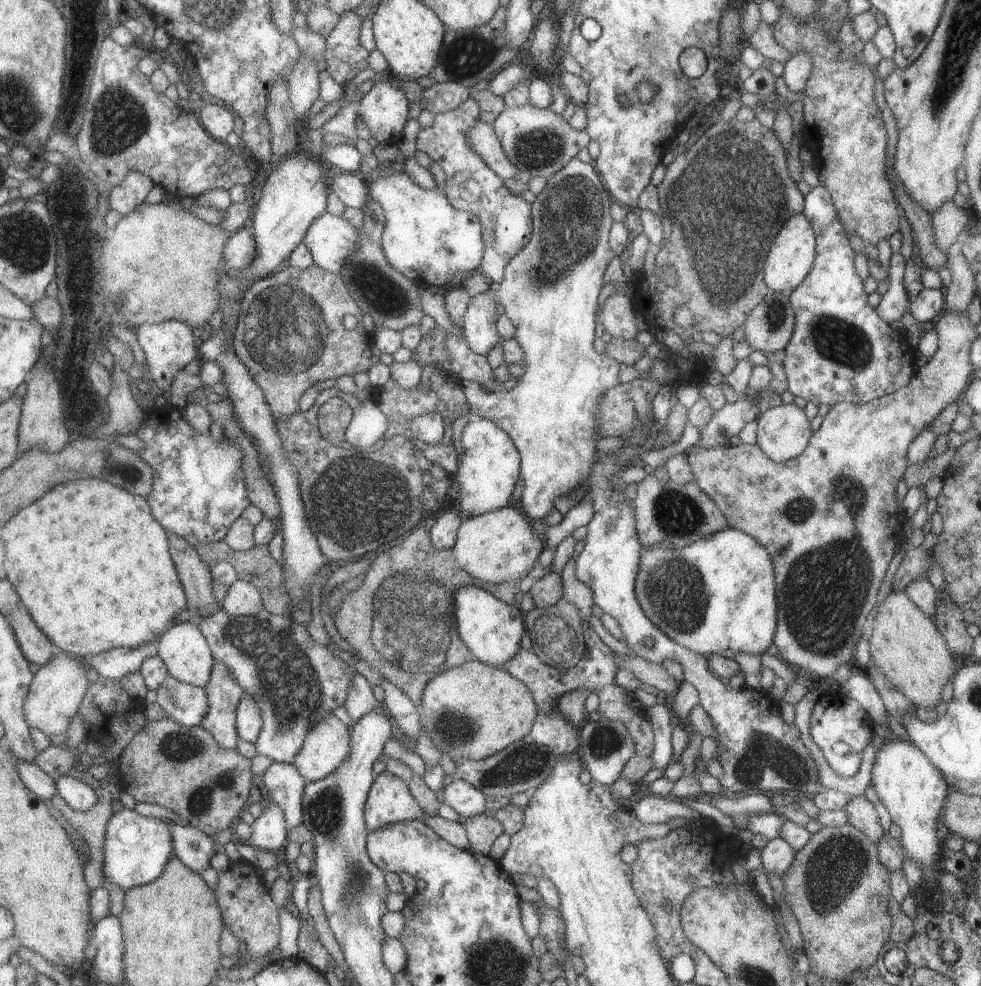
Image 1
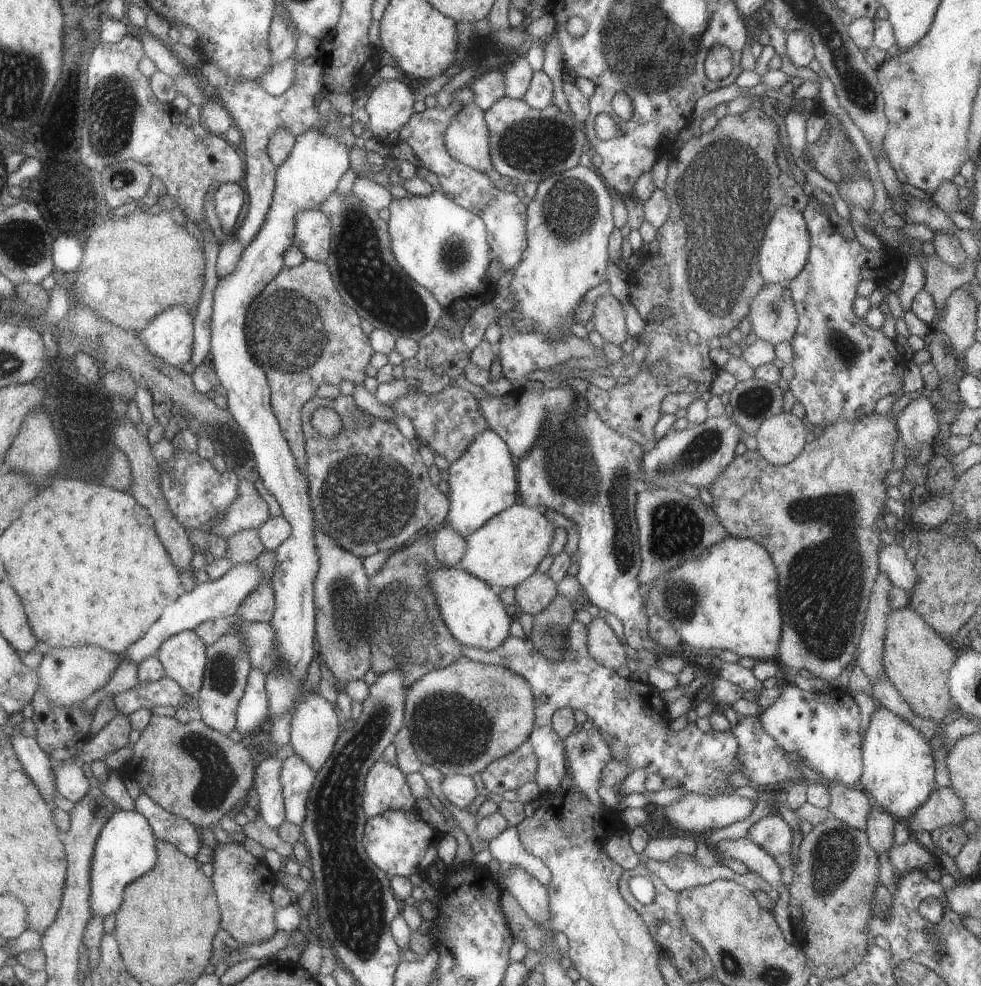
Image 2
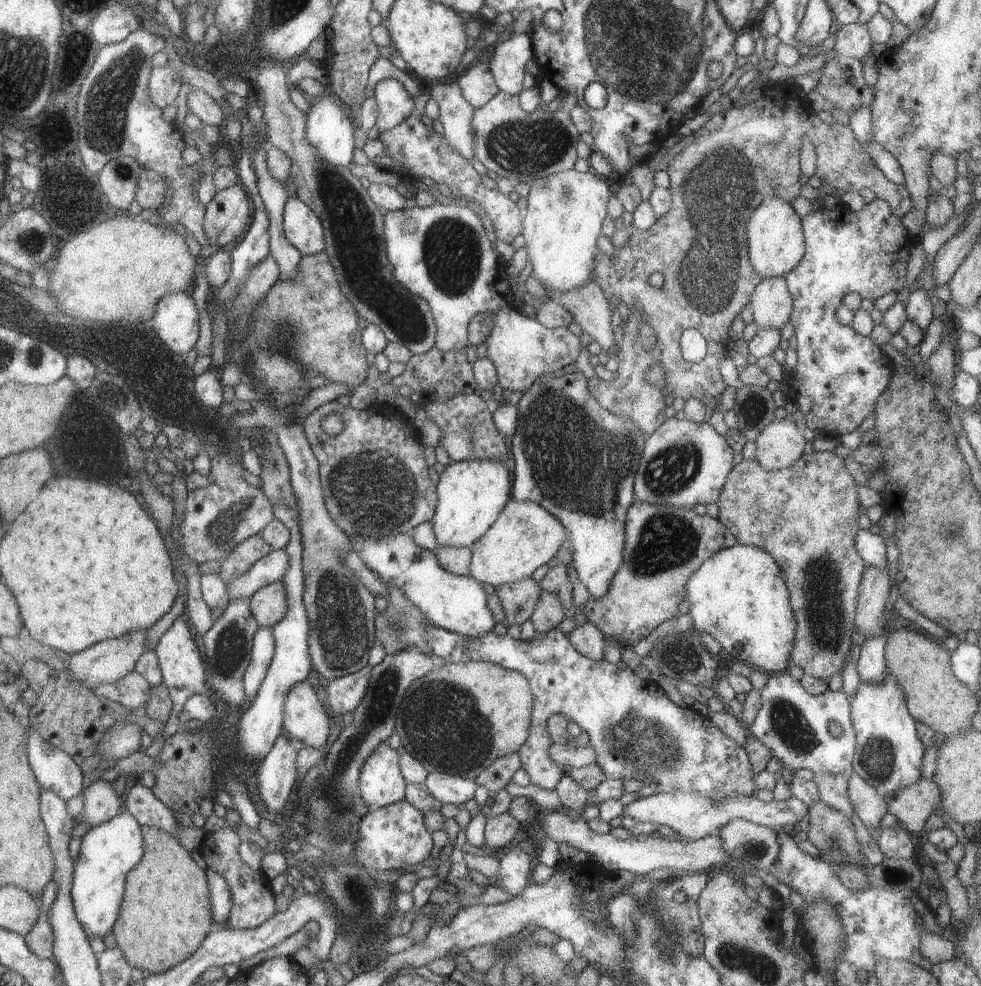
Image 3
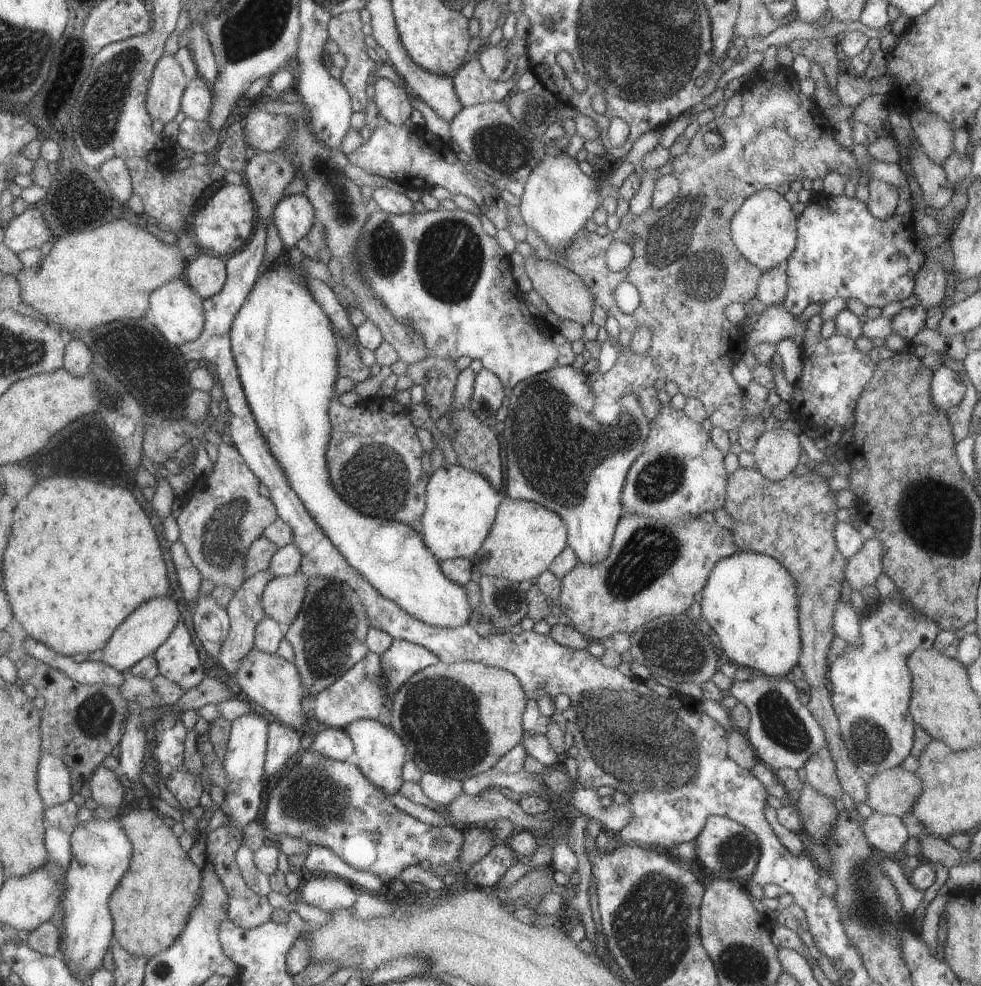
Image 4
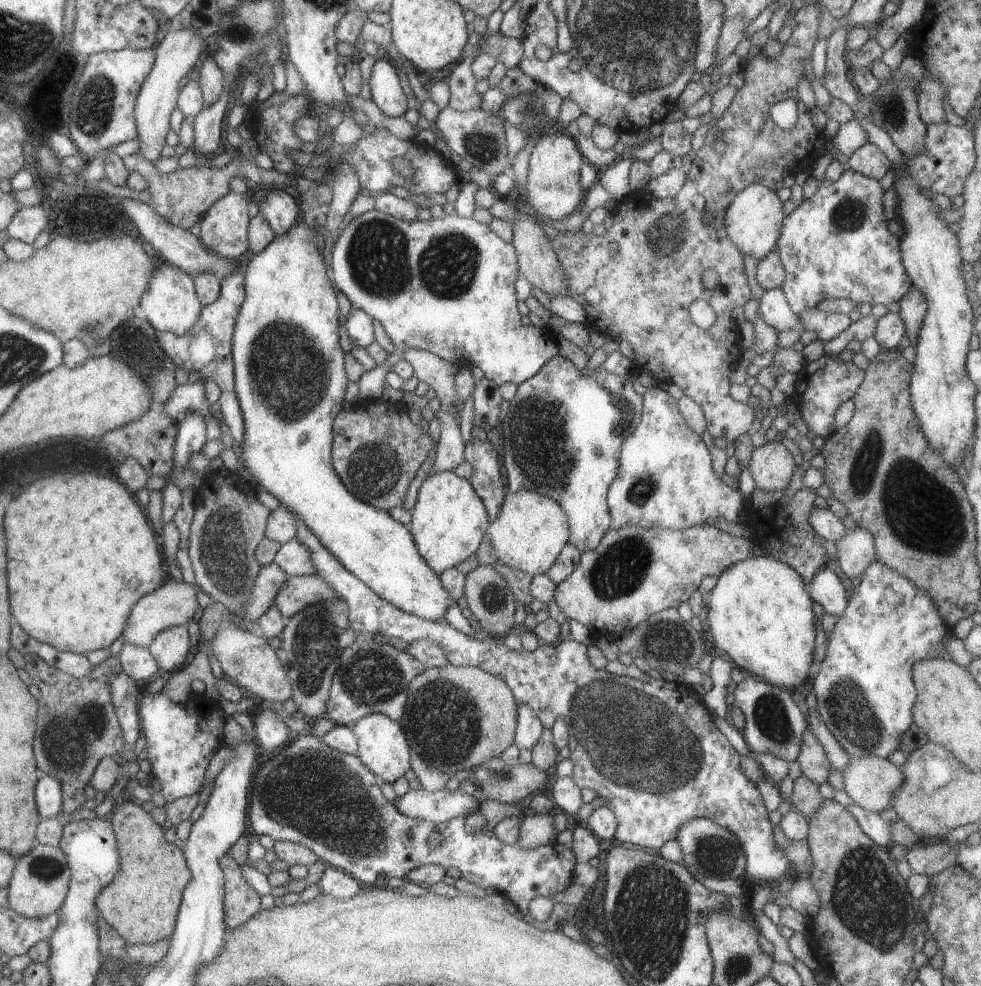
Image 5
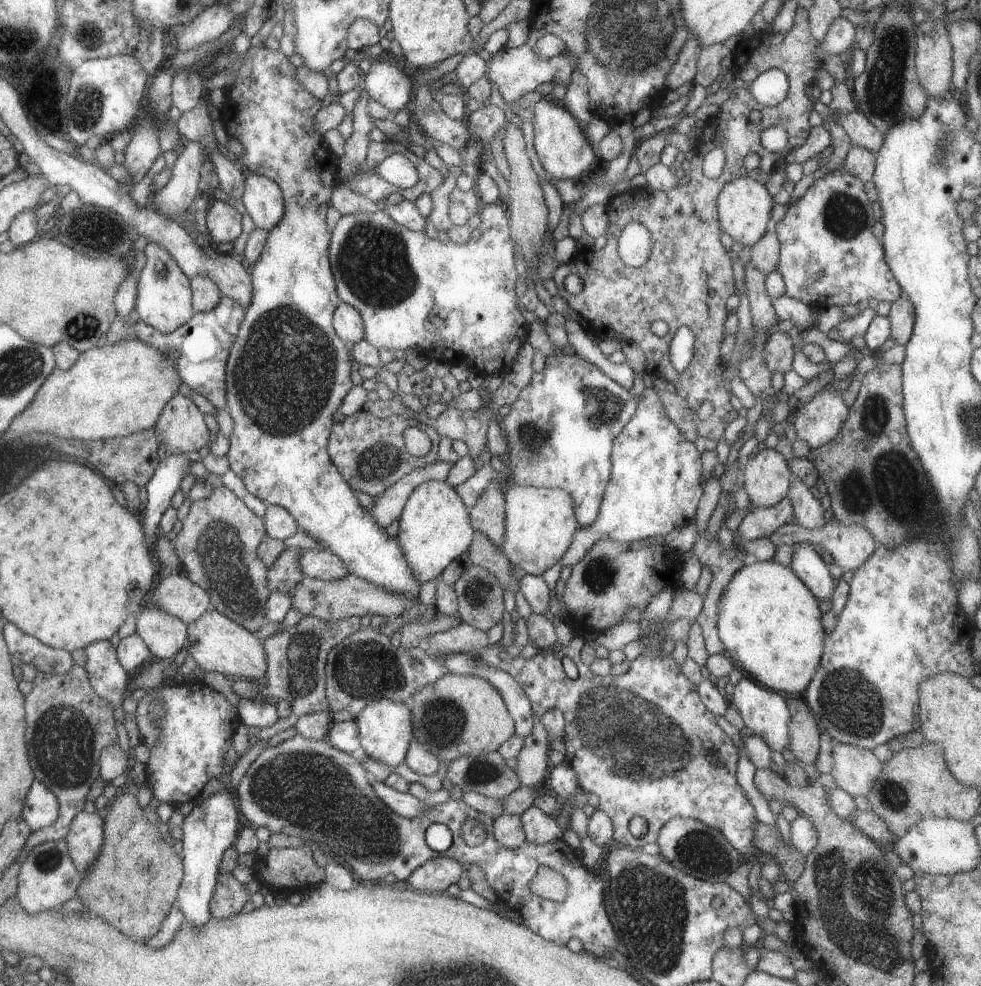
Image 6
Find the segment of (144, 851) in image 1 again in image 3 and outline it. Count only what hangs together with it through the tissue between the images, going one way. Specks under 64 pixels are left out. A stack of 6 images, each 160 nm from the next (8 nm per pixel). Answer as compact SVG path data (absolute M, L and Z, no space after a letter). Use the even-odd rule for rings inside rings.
M126 811L117 814L108 822L88 830L81 837L77 863L72 868L70 896L77 922L86 936L103 938L112 931L117 920L117 908L121 904L123 885L127 872L139 864L143 856L143 836L141 825Z

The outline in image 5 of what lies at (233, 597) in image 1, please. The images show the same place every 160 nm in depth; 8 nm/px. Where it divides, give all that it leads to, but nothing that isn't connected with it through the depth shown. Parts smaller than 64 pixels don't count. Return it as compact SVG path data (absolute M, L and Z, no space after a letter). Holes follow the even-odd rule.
M293 575L277 590L272 605L285 620L303 611L307 604L327 602L338 596L333 588L315 575Z

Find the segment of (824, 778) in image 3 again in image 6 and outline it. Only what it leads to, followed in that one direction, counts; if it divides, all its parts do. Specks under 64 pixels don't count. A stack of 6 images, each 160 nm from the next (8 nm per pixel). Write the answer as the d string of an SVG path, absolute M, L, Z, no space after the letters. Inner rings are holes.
M801 698L785 699L788 720L788 749L796 761L811 764L819 752L820 728L811 709Z

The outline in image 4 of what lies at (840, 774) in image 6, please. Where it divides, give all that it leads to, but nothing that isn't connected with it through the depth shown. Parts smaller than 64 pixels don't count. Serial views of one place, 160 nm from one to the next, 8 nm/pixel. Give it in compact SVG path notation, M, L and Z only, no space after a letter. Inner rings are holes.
M895 766L886 771L878 771L873 778L866 780L865 790L865 805L871 810L901 818L904 813L911 812L911 806L923 790L923 784L919 776Z

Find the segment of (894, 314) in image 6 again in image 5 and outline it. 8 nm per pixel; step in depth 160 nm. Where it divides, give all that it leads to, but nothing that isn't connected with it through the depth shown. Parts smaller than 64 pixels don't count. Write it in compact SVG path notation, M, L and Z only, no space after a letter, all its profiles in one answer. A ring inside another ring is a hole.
M911 285L898 303L898 314L903 320L903 326L905 326L905 336L907 336L910 346L914 348L919 328L927 310L927 302L923 299L923 294Z

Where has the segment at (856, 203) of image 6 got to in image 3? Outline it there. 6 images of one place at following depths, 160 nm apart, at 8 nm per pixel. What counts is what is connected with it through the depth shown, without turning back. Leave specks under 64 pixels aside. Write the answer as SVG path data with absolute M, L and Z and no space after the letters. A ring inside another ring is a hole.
M879 198L867 203L861 214L851 212L843 203L839 203L835 208L821 207L800 220L805 238L805 252L799 264L784 275L793 304L790 324L797 341L797 365L787 377L788 399L797 402L798 410L805 417L809 430L813 433L819 432L825 437L840 438L855 430L872 414L875 400L889 384L894 364L870 336L861 336L851 326L839 324L835 319L835 309L850 292L856 292L861 299L873 300L889 292L899 292L905 286L909 251L912 247L909 242L913 237L908 234L902 220L891 214L889 204Z

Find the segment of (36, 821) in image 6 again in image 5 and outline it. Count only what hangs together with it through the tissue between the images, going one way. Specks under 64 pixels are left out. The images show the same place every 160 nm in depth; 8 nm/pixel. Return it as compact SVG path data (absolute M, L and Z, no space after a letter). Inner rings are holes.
M40 774L35 786L35 806L39 812L39 819L55 818L61 811L63 792L59 780L51 774Z

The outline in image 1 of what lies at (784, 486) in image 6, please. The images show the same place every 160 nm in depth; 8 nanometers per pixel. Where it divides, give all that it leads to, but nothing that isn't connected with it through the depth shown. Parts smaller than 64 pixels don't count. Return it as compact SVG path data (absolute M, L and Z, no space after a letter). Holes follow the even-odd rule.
M779 404L756 418L756 446L772 462L786 462L807 447L812 436L810 422L803 408Z

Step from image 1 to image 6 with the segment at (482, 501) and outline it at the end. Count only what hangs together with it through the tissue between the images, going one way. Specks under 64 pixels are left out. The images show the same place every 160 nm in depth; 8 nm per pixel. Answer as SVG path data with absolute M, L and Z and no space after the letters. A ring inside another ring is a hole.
M421 481L405 499L395 538L407 568L421 585L439 576L449 562L466 552L475 532L470 527L467 510L455 488L444 481Z

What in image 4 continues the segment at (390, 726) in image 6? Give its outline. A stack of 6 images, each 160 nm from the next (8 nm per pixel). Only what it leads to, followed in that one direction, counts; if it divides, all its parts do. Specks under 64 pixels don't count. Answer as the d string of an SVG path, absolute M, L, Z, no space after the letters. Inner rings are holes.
M358 719L344 728L349 740L353 744L354 753L357 757L357 770L369 780L371 786L377 788L388 797L397 793L402 784L401 770L403 764L409 758L399 740L399 736L381 722L373 719Z

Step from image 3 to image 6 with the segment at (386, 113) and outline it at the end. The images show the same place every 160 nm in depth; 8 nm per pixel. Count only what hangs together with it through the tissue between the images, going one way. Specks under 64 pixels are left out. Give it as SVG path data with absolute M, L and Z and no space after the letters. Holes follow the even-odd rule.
M371 60L370 69L362 75L369 99L385 106L391 115L411 103L414 82L401 68Z

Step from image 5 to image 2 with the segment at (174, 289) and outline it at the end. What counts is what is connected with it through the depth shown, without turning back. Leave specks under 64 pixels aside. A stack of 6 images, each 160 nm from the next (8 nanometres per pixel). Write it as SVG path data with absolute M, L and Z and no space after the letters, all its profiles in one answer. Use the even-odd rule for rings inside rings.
M183 306L167 308L139 330L137 338L151 356L167 366L181 368L192 356L192 316L192 311Z

